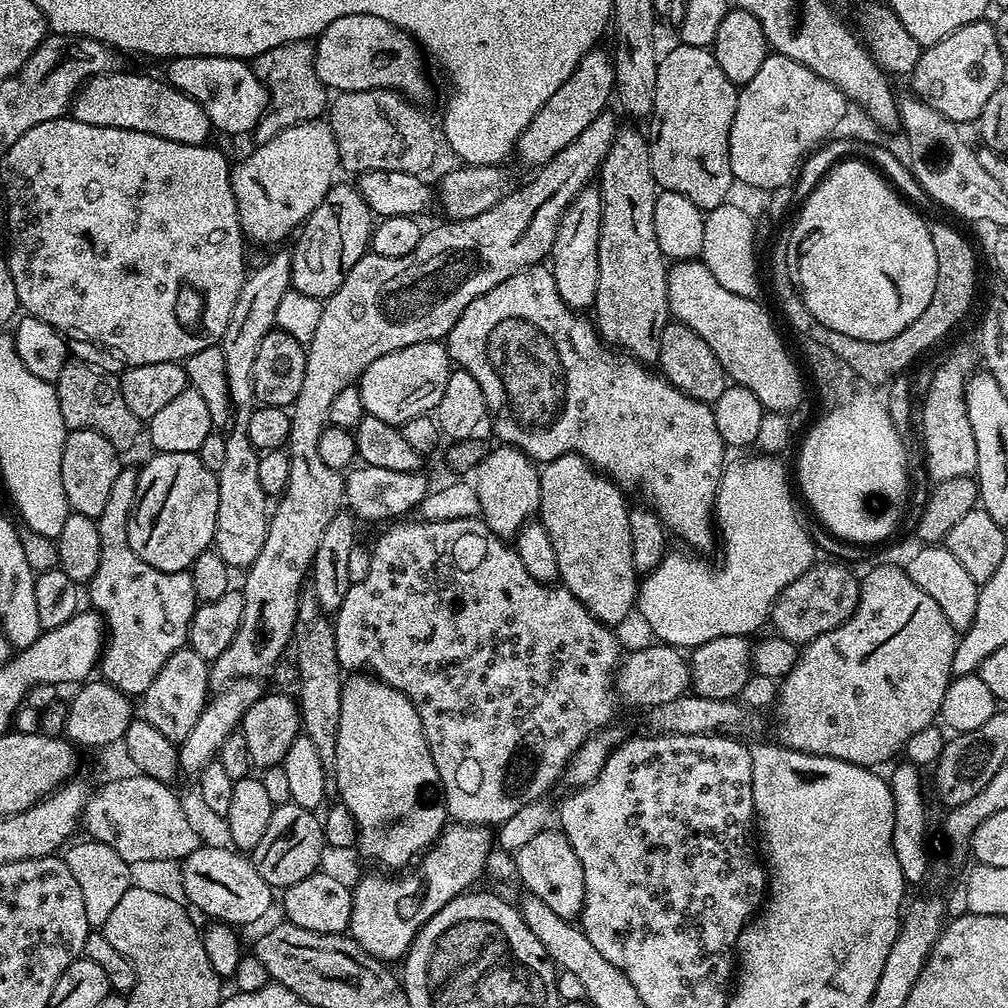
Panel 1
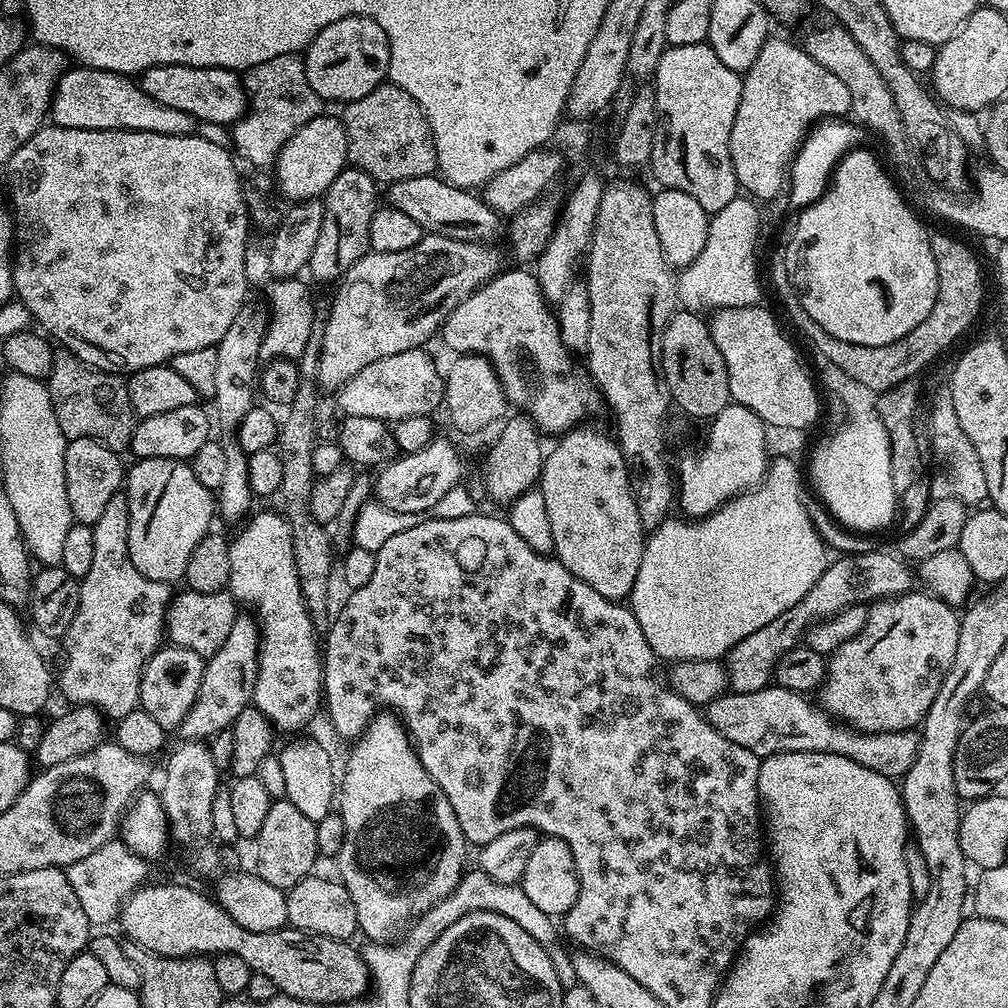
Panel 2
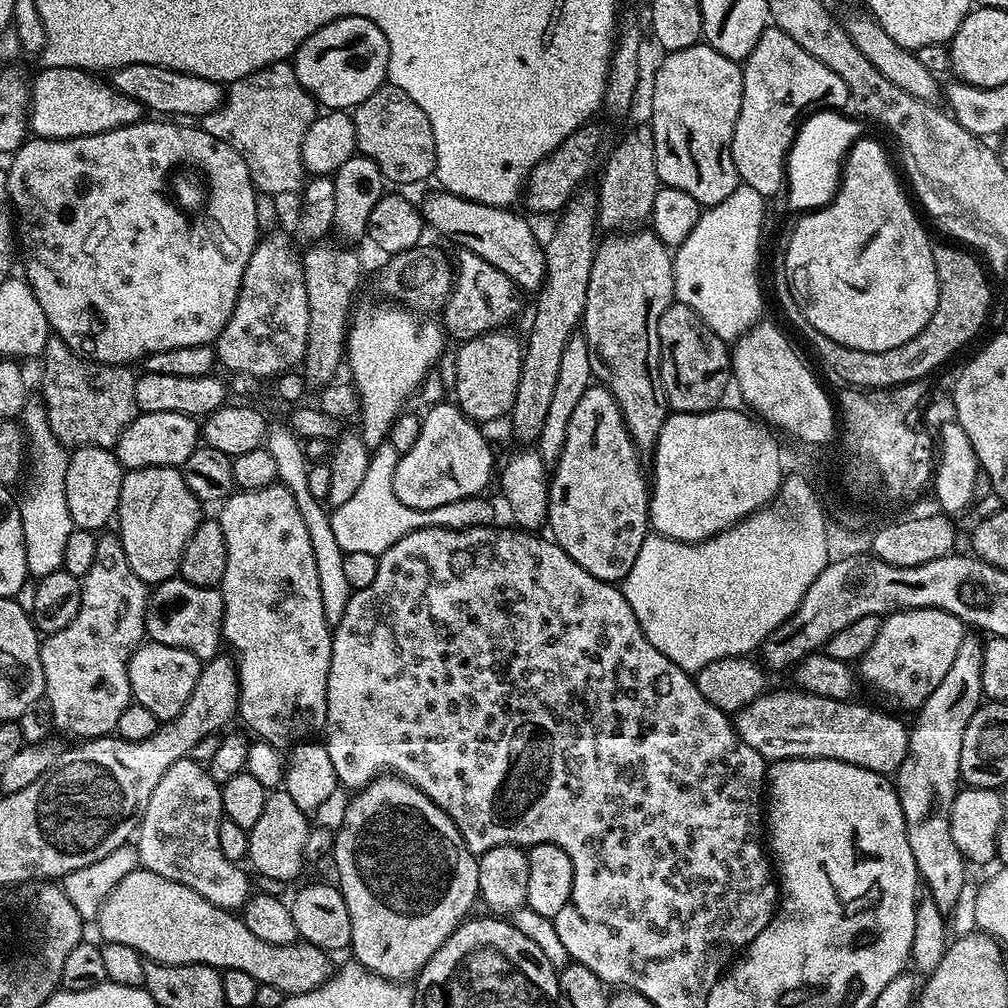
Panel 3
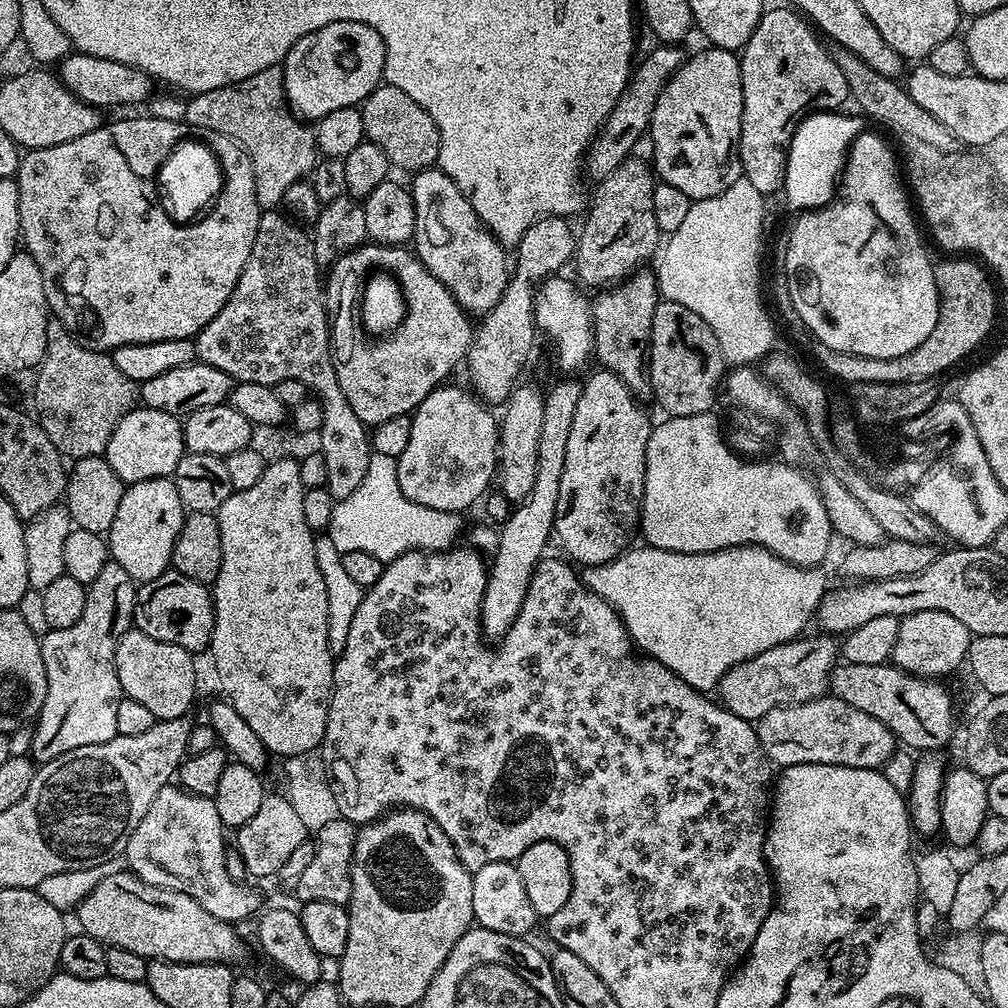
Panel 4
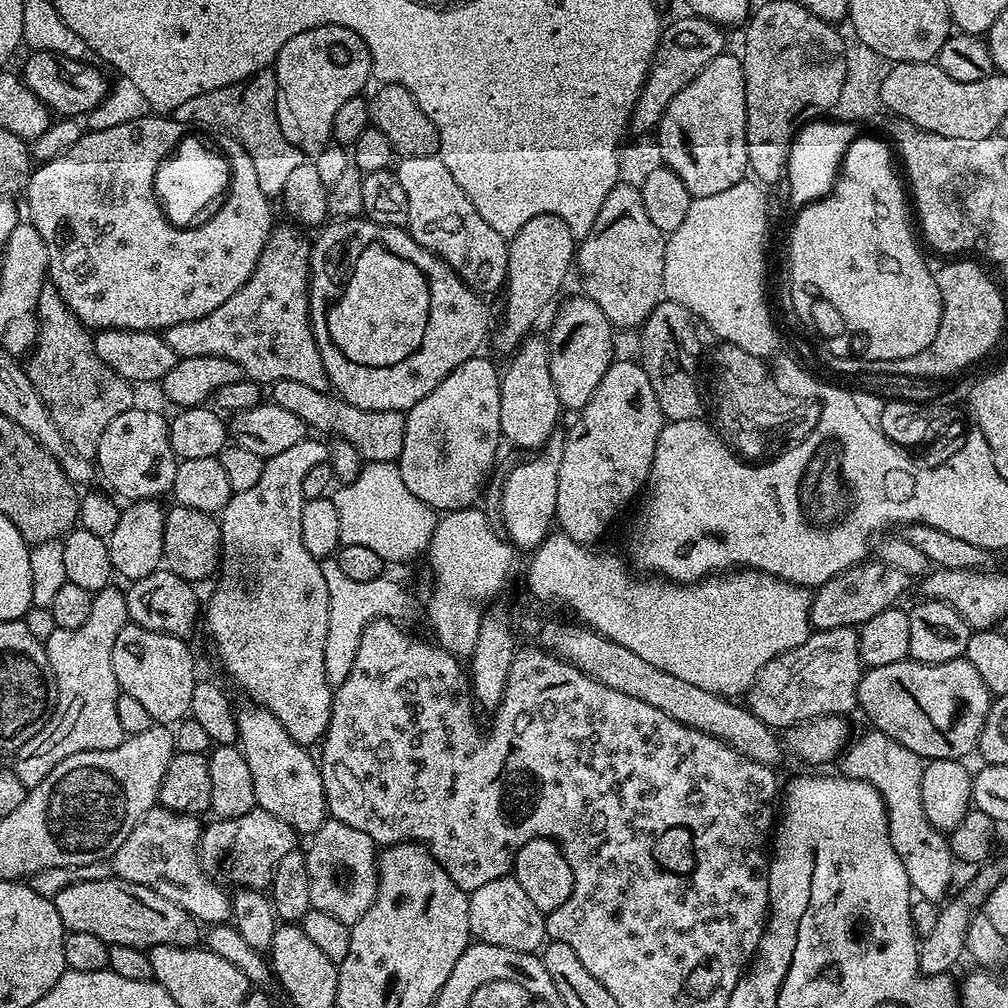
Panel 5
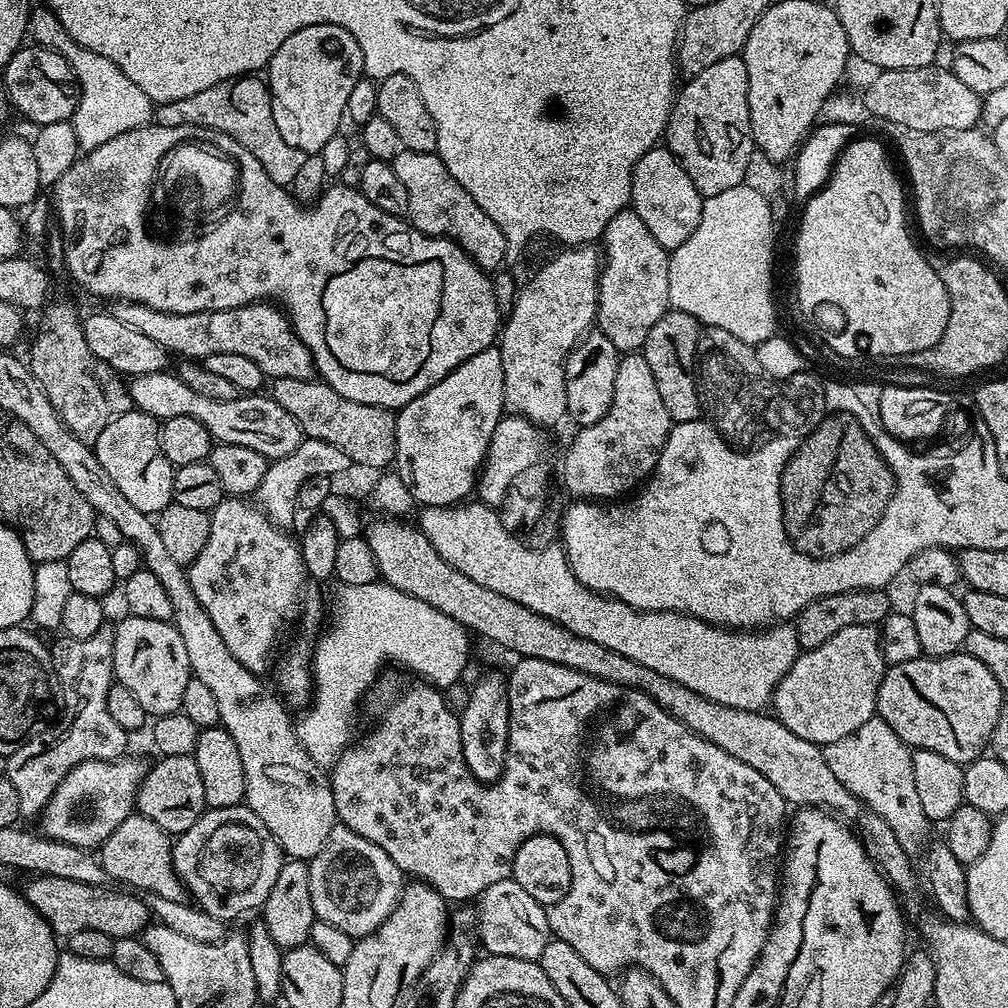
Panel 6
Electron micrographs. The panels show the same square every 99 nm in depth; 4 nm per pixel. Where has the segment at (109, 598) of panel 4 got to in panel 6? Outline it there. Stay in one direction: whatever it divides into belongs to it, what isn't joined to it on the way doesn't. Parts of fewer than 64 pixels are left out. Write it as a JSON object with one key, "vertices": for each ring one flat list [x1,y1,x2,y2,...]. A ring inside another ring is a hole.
{"vertices":[[105,626,98,630,98,634,93,634,90,638,82,638,81,640,60,638,56,645,51,645,52,665,58,674,62,693,62,715,58,720,60,729,57,732,49,730,40,736,35,736,30,743,19,748,6,760,6,764,8,764,6,775,14,786,14,790,18,790,18,810,21,817,39,817,50,802,54,790,62,782,62,778,66,778,66,774,74,766,87,760,119,760,127,753,124,751,128,748,129,733,124,732,122,726,118,726,118,722,114,722,114,718,110,718,110,714,106,710,106,694,110,694,114,683,112,674,114,638,112,634,113,629]]}

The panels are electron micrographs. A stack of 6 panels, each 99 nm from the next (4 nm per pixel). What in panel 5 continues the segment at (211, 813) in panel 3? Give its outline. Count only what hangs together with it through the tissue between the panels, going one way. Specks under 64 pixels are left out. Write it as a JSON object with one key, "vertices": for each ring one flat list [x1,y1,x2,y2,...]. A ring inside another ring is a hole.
{"vertices":[[159,806,151,808,138,826,130,830,126,842,118,846,111,859,112,871,126,882,158,890,162,898,170,898,170,902,182,906,201,925,226,924,232,919,232,901,229,893,200,864,200,822,197,817,182,812]]}

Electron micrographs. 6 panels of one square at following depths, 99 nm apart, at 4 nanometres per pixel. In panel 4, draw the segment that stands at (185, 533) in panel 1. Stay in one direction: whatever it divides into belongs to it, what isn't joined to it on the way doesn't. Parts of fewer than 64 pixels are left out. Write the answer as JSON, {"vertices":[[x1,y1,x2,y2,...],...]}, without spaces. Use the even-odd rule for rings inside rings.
{"vertices":[[169,477,127,485,122,502,118,502,118,514,114,514,114,522,106,534,109,557,122,566,124,575,134,582,145,584,158,578,158,574,169,571,174,542,178,542,185,515,186,509,182,498,178,498,176,483]]}

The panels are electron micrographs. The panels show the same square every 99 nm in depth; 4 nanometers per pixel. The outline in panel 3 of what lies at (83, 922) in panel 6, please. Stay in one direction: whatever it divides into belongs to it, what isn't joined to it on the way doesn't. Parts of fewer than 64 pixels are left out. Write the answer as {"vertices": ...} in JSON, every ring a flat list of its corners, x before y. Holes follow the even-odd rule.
{"vertices":[[141,867,126,874,126,878,122,878,122,882,118,882,114,890,110,890,106,902,102,902,95,923,100,924,101,941,110,944,122,942,122,946,134,946,134,950,138,950,141,956,159,964,205,964,221,970,242,970,260,984,282,990,285,997,306,994,331,980,334,975,333,957,318,946,303,942,262,942,262,938,253,934,235,911,214,906,214,902,206,902,206,898,190,890,190,886,182,886,182,882,170,882,170,878,162,878,162,874,154,874]]}

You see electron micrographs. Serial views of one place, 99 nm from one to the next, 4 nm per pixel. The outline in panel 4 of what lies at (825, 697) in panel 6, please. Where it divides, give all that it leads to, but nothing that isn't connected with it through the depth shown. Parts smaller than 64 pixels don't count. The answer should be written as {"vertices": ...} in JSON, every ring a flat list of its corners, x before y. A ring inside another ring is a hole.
{"vertices":[[815,635,762,650,762,654,726,670,718,685,719,703,738,714,738,718,757,722,776,707,790,707,825,695,830,688,832,670,838,663,838,644,831,635]]}

